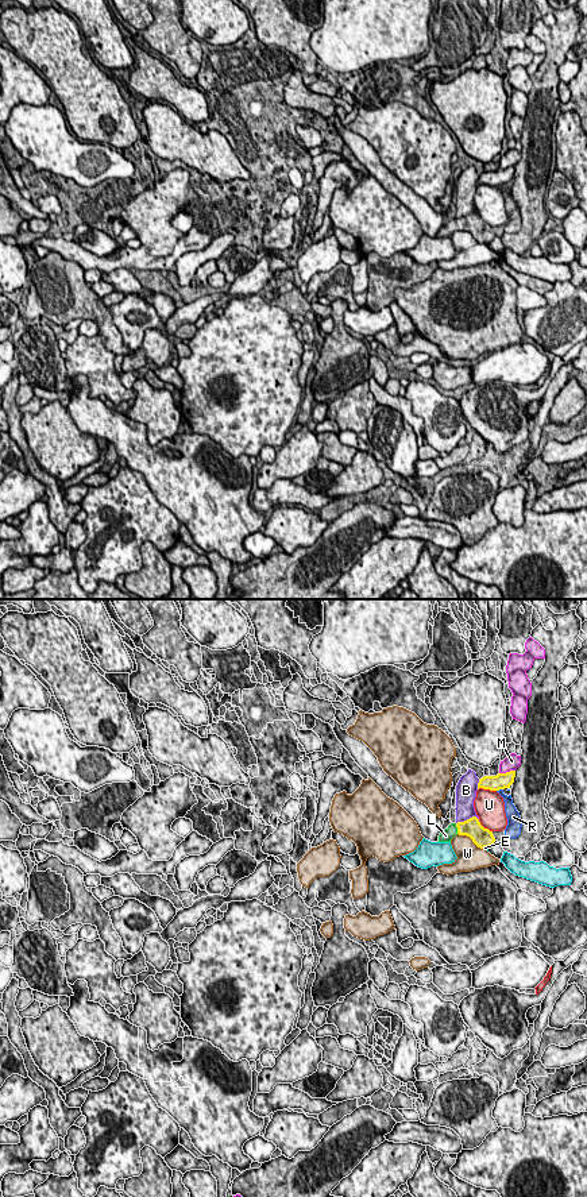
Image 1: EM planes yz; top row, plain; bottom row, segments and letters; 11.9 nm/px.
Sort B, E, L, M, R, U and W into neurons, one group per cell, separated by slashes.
B / E / L / M / R / U / W

